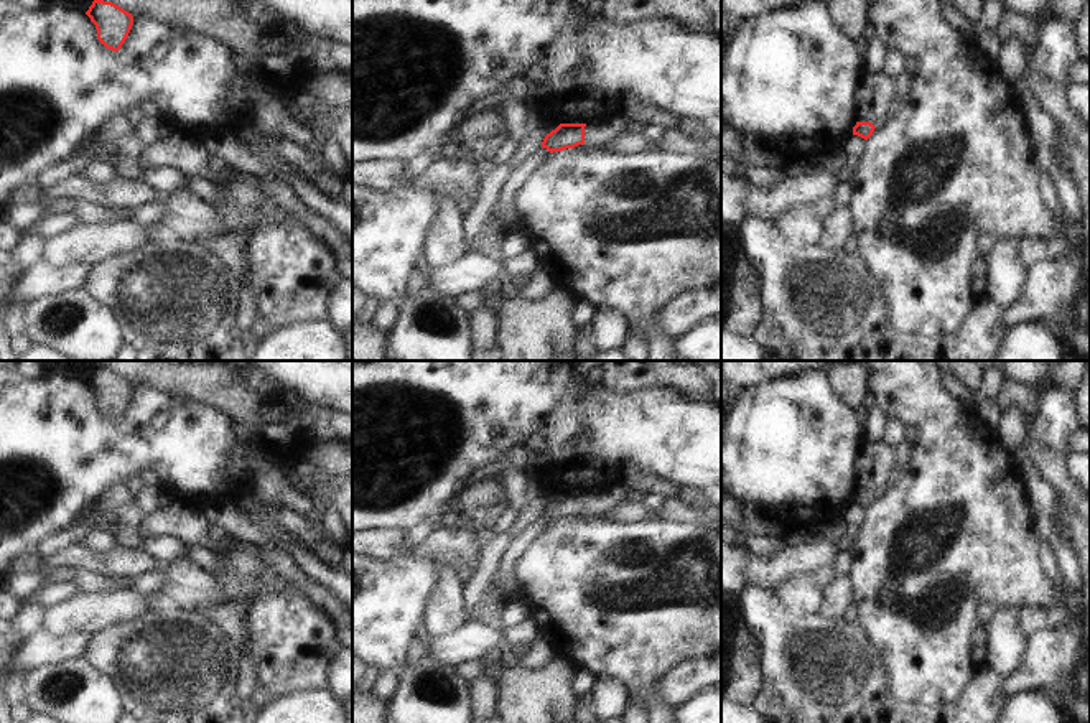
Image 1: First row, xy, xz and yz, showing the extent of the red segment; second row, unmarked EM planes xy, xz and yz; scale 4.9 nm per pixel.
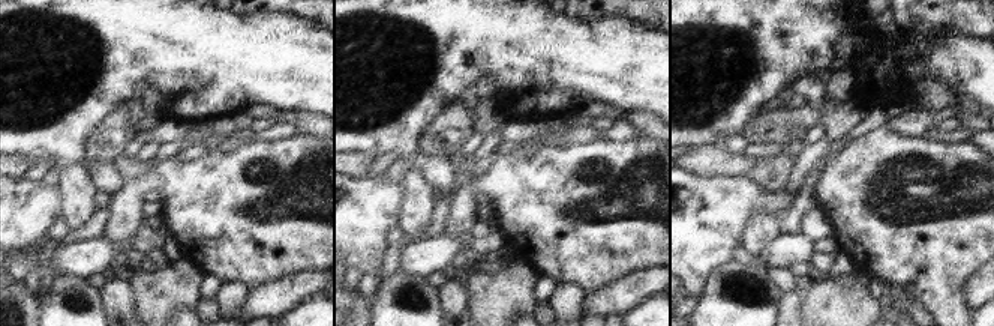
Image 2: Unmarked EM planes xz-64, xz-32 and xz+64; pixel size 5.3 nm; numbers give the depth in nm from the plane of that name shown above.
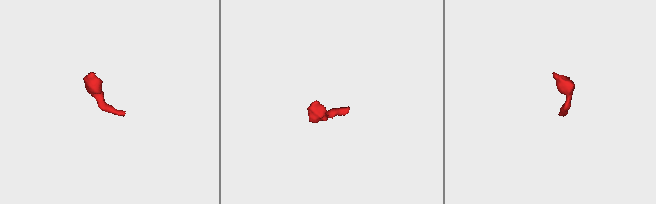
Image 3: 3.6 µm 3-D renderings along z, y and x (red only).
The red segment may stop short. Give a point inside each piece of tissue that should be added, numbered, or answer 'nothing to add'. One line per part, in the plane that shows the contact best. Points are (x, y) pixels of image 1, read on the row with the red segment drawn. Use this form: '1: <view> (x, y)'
1: xz (601, 132)

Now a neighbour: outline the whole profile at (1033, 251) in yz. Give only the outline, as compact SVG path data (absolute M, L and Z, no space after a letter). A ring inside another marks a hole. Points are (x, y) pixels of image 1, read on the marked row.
M1026 237L1019 240L1018 254L1027 268L1034 267L1036 264L1042 264L1049 259L1047 240Z

